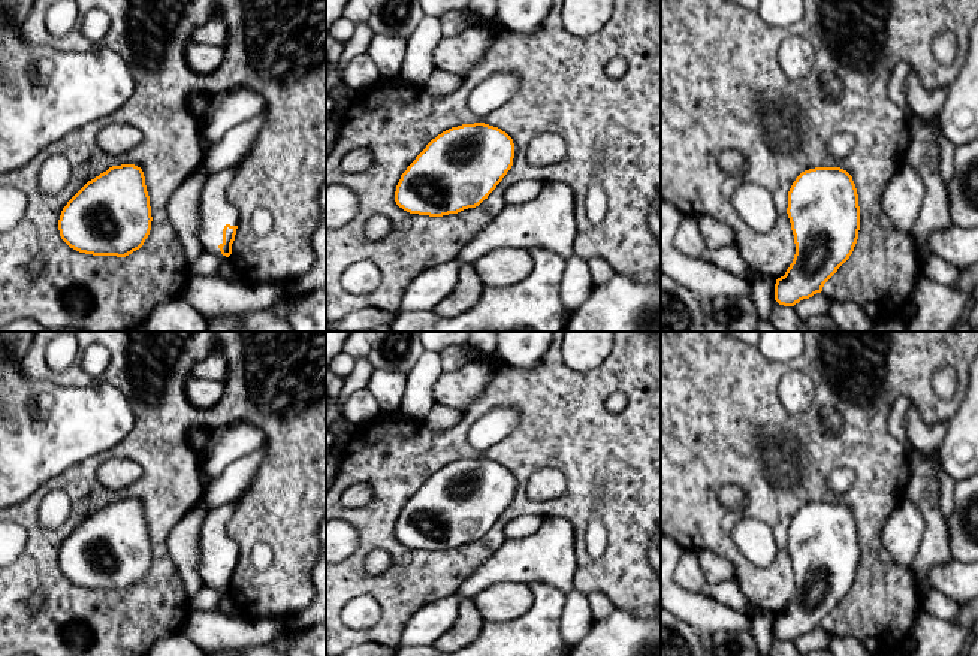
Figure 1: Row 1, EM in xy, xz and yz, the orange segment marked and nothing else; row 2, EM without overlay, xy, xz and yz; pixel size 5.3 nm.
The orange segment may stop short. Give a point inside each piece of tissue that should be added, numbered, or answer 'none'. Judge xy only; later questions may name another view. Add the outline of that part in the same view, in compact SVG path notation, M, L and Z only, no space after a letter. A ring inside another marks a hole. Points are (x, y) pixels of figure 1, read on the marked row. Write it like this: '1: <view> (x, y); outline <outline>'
1: xy (216, 211); outline M235 166L211 175L200 194L199 239L203 251L223 256L218 245L223 244L226 224L238 226L239 214L227 199L227 188L235 176Z

